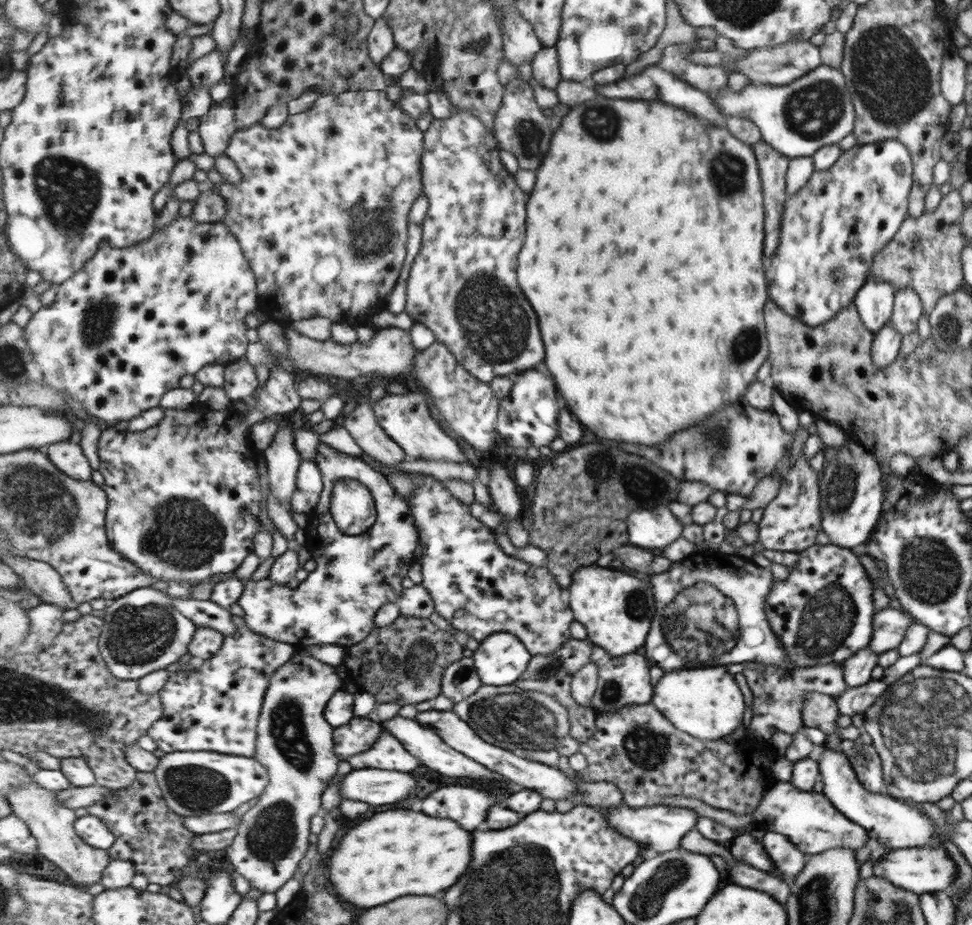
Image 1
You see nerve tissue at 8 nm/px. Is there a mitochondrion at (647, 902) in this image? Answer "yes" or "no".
yes

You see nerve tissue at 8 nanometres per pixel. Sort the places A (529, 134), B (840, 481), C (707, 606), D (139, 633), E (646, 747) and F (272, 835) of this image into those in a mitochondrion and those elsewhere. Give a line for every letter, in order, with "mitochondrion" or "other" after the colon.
A: mitochondrion
B: mitochondrion
C: mitochondrion
D: mitochondrion
E: mitochondrion
F: mitochondrion

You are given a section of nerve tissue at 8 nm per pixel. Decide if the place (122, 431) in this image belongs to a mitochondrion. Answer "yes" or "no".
no

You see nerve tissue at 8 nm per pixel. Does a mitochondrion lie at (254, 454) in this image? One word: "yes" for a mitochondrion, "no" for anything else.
no

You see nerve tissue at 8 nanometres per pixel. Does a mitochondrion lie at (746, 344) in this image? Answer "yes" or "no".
yes

